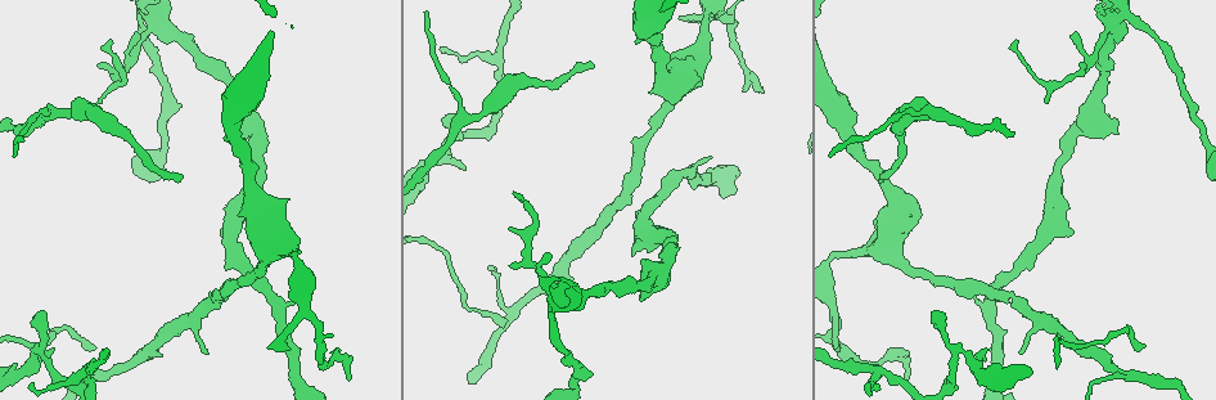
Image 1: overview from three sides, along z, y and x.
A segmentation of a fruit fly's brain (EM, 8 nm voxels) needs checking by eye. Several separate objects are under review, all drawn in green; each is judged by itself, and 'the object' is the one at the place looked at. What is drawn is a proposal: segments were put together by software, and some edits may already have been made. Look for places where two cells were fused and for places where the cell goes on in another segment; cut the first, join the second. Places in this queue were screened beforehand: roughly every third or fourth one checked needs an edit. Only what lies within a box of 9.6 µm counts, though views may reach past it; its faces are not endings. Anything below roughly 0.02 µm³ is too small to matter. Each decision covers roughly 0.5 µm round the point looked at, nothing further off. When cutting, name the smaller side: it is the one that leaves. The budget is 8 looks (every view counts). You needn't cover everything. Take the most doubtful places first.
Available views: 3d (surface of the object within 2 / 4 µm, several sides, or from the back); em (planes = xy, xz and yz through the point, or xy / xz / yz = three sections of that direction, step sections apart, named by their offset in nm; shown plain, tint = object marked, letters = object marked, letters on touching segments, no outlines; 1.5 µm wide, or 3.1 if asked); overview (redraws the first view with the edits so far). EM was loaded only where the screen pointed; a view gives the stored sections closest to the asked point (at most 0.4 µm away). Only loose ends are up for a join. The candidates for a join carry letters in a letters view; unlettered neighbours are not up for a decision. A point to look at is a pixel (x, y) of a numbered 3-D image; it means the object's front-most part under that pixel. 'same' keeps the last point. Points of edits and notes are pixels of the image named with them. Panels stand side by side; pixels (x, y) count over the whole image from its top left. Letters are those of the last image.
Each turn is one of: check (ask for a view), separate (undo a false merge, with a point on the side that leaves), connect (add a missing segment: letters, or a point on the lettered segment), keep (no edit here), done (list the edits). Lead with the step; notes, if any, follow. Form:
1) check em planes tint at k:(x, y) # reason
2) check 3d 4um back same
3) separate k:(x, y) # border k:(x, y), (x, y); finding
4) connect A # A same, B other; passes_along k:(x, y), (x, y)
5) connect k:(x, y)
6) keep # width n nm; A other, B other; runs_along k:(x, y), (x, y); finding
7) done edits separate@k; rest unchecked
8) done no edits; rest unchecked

check em planes plain at 1:(880, 180) # an open end

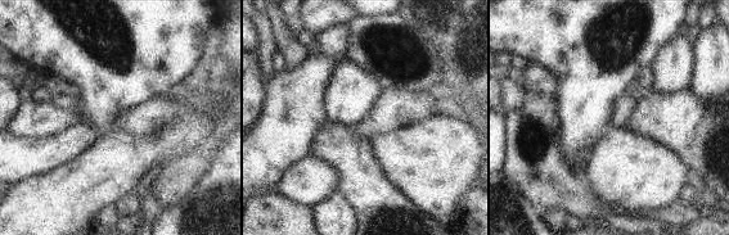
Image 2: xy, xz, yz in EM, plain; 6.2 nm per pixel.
check em planes letters same

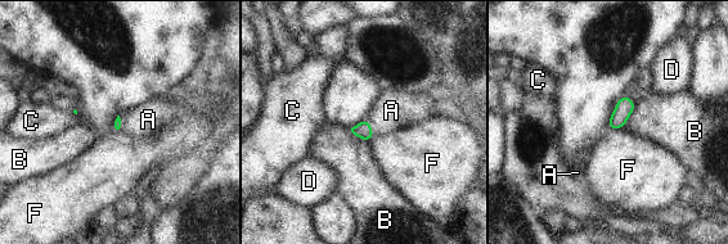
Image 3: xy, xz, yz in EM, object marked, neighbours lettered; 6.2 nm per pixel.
connect 3:(391, 111) # A same, B other, C other, D other, F other; passes_along 3:(363, 130), (371, 126), (391, 111); the cell continues

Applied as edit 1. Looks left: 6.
check 3d 2um at 1:(961, 352) # three arms meet

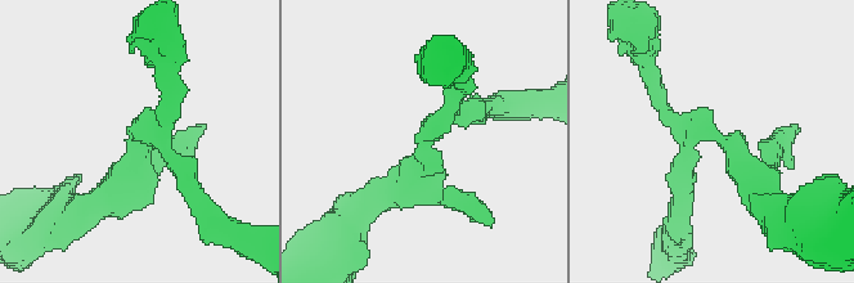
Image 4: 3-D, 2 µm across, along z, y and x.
check em xy step 4 letters at 4:(429, 135)

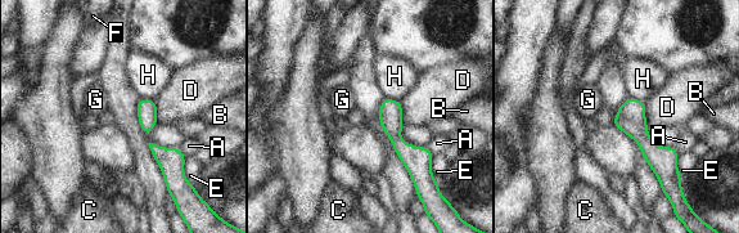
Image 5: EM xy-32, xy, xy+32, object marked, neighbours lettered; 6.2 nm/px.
keep # A other, B other, C other, D other, E other, F other, G other, H other; border 5:(643, 102), (648, 131); one cell here

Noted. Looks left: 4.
check overview # see it whole again

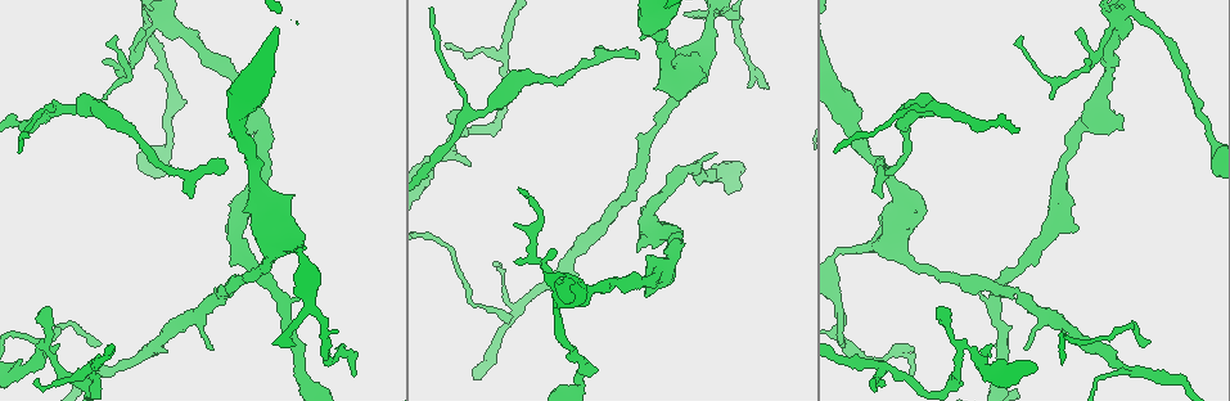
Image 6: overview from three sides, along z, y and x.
check 3d 4um at 6:(516, 311) # three-way junction

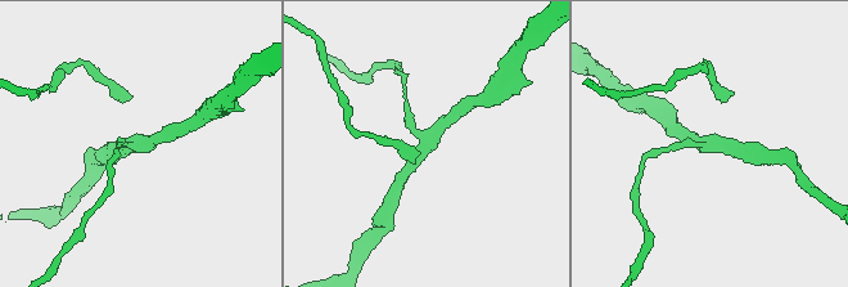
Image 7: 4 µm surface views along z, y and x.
check em xz step 4 tint at 7:(712, 141) # arms 3

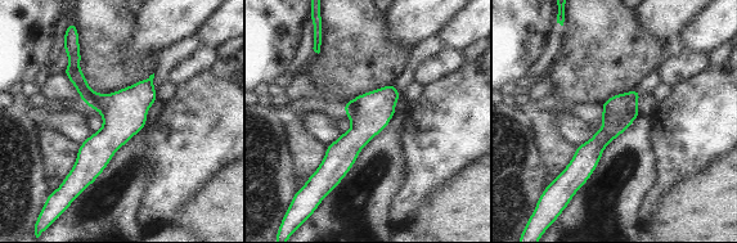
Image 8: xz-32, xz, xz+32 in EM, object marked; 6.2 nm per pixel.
check em planes letters same # cut it another way

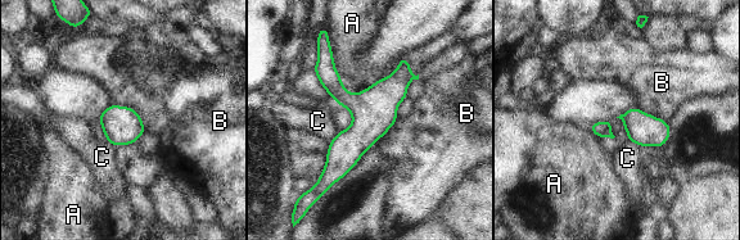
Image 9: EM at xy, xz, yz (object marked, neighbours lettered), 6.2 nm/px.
keep # A other, B other, C other; continuous, no second cell

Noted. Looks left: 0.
done edits connect@3; rest unchecked

